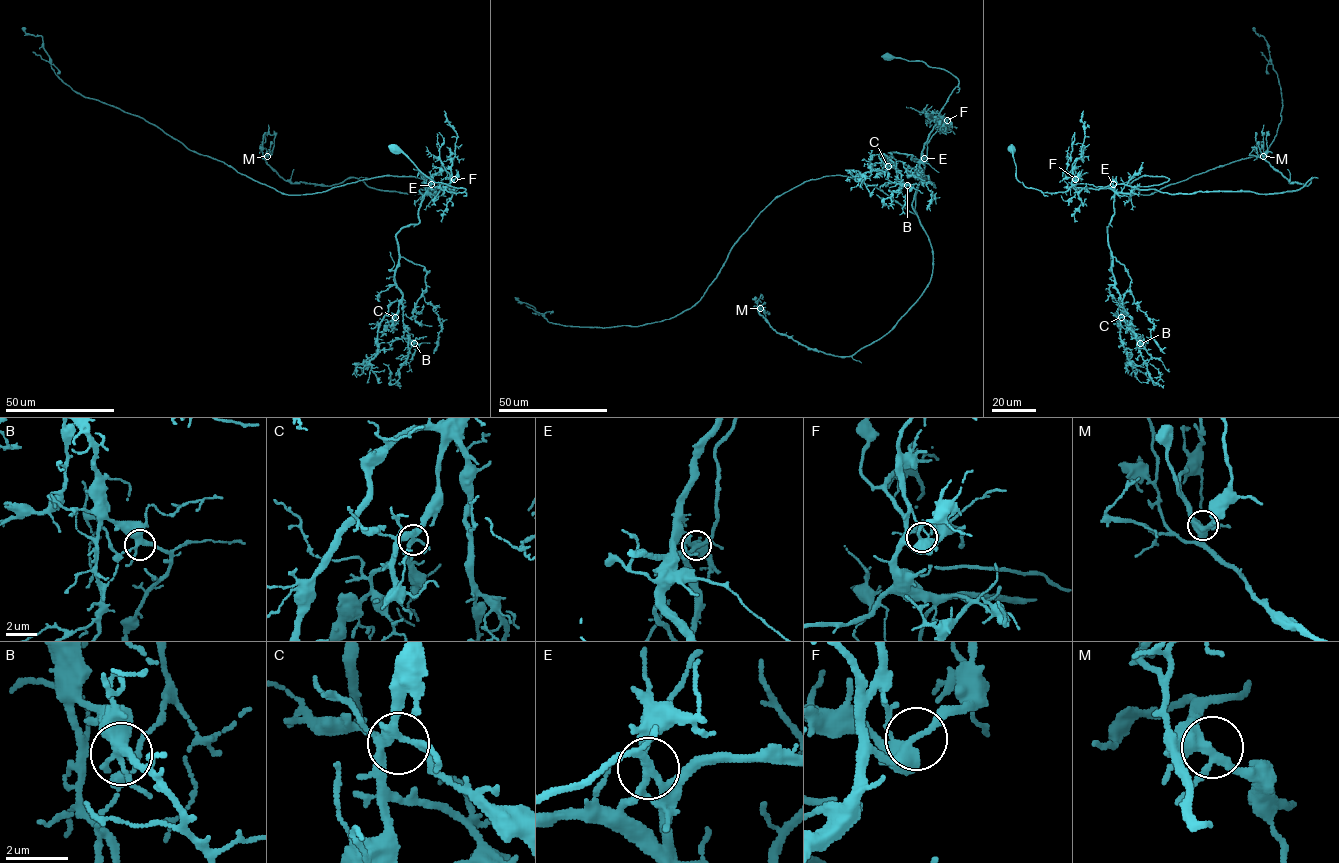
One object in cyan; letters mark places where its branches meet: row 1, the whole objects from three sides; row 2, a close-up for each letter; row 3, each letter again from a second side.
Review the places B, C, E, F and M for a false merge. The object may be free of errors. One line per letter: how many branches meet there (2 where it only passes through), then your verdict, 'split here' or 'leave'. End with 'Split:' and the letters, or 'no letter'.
B: 4 | leave
C: 4 | leave
E: 4 | split here
F: 4 | leave
M: 4 | leave
Split: E

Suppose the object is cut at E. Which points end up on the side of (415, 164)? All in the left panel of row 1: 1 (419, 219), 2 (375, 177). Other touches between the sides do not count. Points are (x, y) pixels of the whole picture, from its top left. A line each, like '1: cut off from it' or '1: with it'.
1: cut off from it
2: cut off from it

